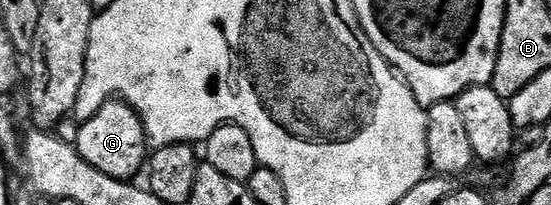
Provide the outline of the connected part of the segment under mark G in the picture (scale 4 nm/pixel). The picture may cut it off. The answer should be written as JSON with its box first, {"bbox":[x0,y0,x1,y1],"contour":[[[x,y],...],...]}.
{"bbox":[77,100,148,180],"contour":[[[111,100],[103,104],[100,112],[92,116],[88,121],[77,127],[78,155],[92,168],[104,172],[104,176],[121,178],[123,180],[133,179],[138,169],[145,167],[148,162],[148,143],[146,141],[146,129],[140,120],[140,116],[121,100]]]}

